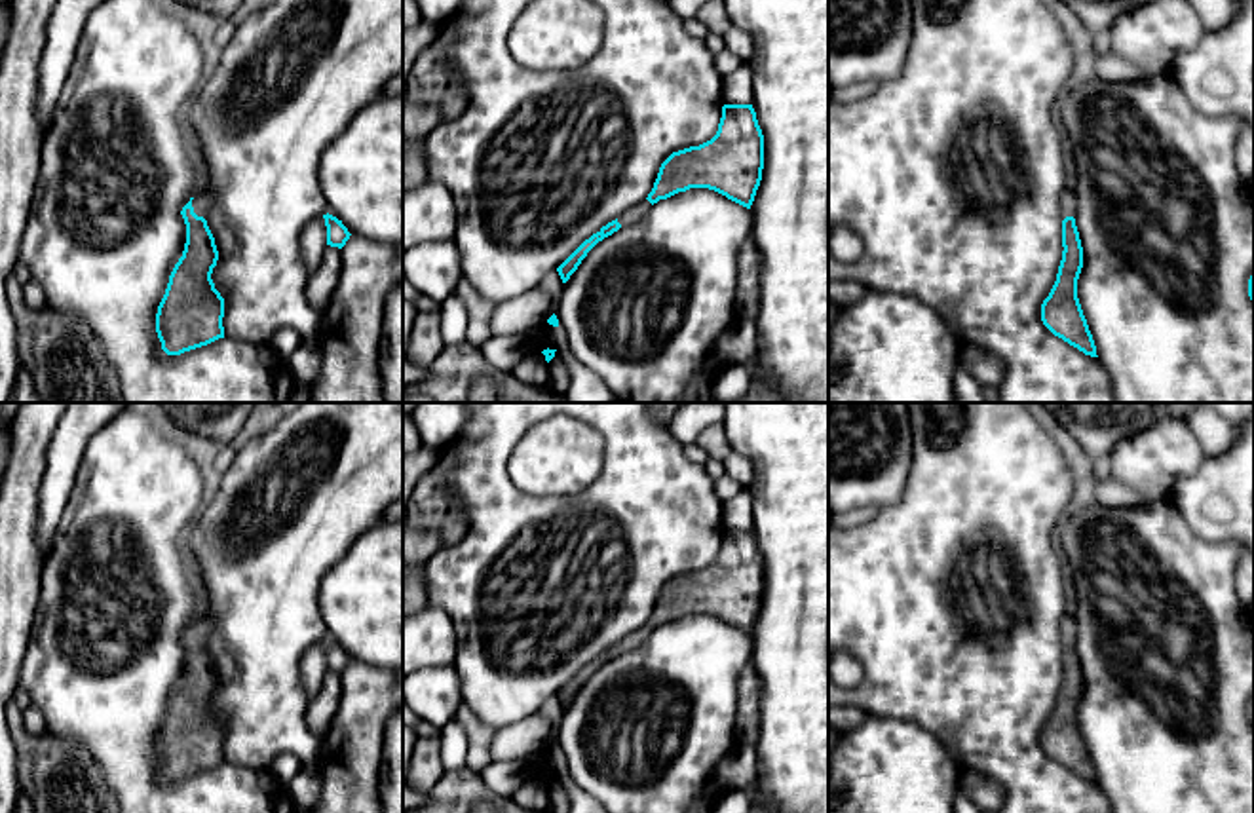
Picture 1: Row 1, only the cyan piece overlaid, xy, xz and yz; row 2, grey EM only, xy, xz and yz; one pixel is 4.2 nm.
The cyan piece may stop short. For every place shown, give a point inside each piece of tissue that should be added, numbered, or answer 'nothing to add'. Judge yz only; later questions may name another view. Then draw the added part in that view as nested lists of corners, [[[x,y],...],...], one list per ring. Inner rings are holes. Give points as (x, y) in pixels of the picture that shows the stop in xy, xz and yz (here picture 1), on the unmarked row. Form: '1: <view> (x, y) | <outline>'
1: yz (1068, 629) | [[[1070,614],[1070,615],[1066,615],[1062,619],[1062,625],[1060,625],[1060,640],[1062,640],[1062,646],[1066,642],[1074,642],[1075,644],[1075,638],[1077,638],[1077,623],[1075,623],[1074,614]]]

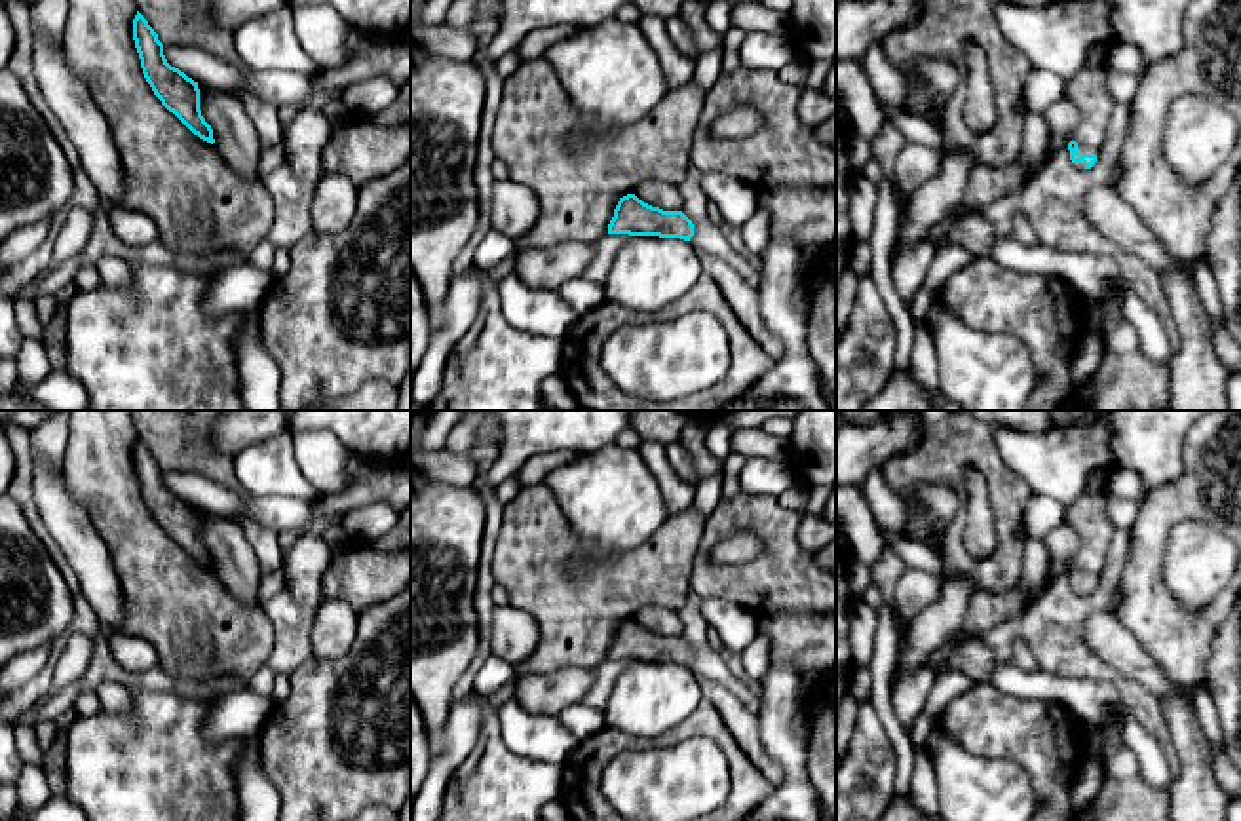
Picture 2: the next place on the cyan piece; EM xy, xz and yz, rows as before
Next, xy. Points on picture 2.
nothing to add

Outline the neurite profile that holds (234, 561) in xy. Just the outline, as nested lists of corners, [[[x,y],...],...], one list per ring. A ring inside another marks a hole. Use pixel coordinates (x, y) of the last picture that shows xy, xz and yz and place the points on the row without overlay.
[[[198,509],[198,515],[201,542],[213,555],[213,570],[236,599],[257,604],[262,574],[241,526],[234,519],[203,509]]]

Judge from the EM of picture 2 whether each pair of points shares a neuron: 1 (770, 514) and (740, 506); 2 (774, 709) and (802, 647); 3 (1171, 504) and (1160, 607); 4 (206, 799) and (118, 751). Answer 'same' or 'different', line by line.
1: same
2: different
3: same
4: same

